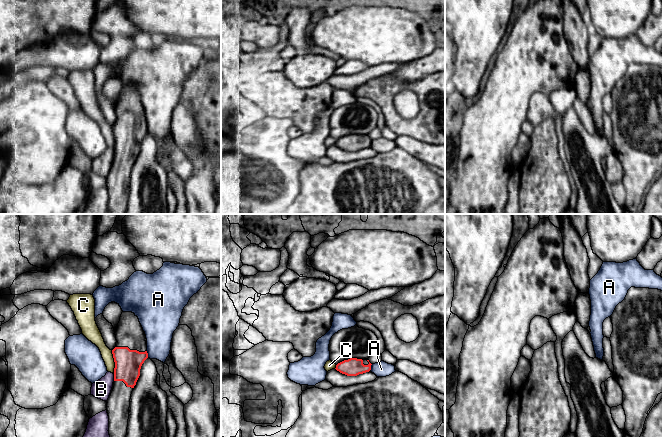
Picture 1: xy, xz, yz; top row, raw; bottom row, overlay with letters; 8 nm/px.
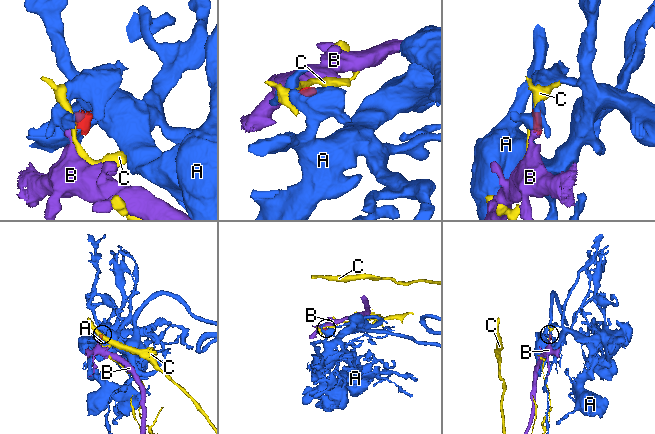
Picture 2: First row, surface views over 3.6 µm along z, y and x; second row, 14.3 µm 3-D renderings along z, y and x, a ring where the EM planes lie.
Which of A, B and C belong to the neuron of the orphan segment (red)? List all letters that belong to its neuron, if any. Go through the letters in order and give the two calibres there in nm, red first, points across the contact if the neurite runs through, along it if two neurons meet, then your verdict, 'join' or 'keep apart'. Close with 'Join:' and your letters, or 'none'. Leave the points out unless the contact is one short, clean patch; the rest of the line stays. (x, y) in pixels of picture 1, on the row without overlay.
A: calibres 220 and 260 nm; border xy (146, 127), (148, 133); keep apart
B: calibres 220 and 150 nm; border xy (113, 150), (114, 156); keep apart
C: calibres 220 and 100 nm; border xy (111, 126), (114, 149); keep apart
Join: none

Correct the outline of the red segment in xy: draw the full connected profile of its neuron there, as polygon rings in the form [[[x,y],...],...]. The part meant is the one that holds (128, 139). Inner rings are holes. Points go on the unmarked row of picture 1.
[[[122,88],[115,111],[114,158],[107,176],[108,207],[110,214],[126,214],[131,170],[141,142],[148,134],[147,115],[138,93],[132,88]]]

